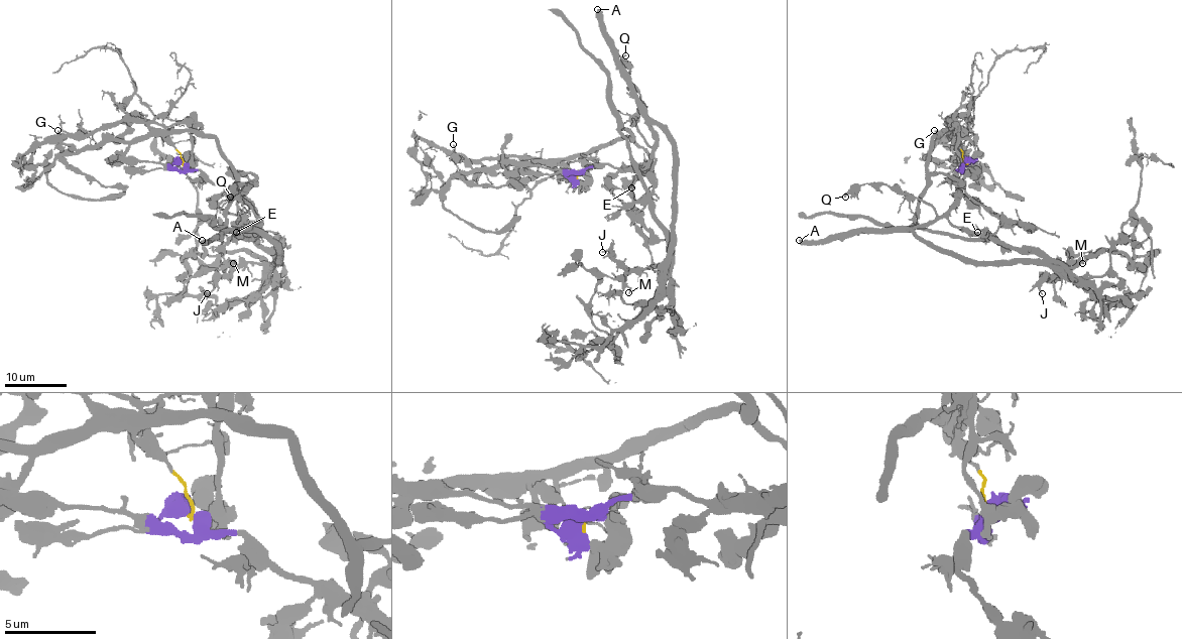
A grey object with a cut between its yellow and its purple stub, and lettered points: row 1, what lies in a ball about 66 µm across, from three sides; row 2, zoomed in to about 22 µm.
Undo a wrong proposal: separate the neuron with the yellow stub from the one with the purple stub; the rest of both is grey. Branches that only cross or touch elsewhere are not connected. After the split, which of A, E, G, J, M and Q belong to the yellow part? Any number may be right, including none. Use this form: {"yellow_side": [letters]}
{"yellow_side": ["G"]}

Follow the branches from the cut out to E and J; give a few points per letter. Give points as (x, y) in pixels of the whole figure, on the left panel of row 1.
E: (183, 164), (202, 170), (219, 184), (231, 186), (255, 213), (257, 234), (243, 234), (237, 239), (235, 232)
J: (183, 164), (231, 186), (255, 210), (257, 228), (276, 248), (276, 263), (237, 264), (206, 293)

